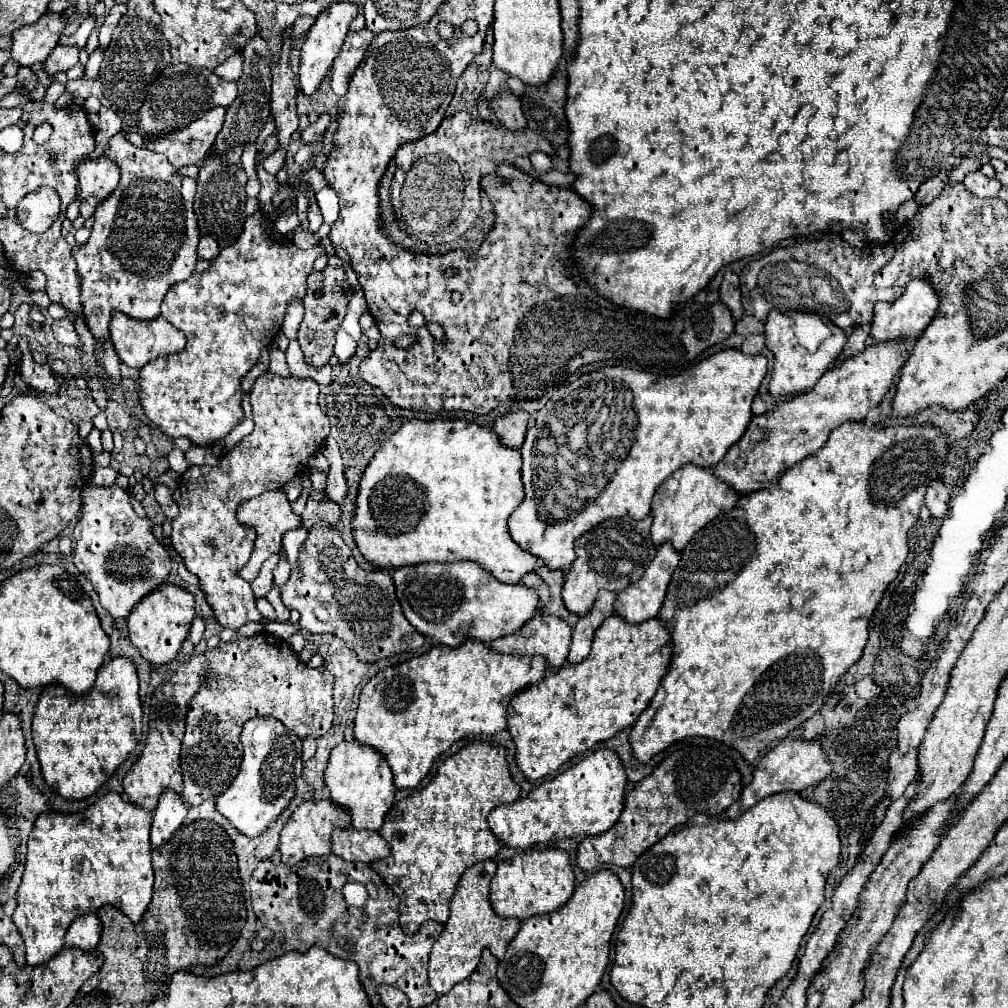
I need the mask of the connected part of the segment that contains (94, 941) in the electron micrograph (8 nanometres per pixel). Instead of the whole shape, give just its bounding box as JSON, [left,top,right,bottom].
[66,913,102,951]

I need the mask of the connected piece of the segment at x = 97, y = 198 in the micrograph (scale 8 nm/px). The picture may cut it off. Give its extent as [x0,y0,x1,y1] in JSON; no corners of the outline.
[78,155,120,219]

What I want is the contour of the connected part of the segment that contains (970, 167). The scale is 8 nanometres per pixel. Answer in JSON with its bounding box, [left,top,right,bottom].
[948,157,982,185]

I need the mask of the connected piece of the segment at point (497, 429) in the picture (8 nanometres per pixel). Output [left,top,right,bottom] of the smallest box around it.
[492,411,528,449]

